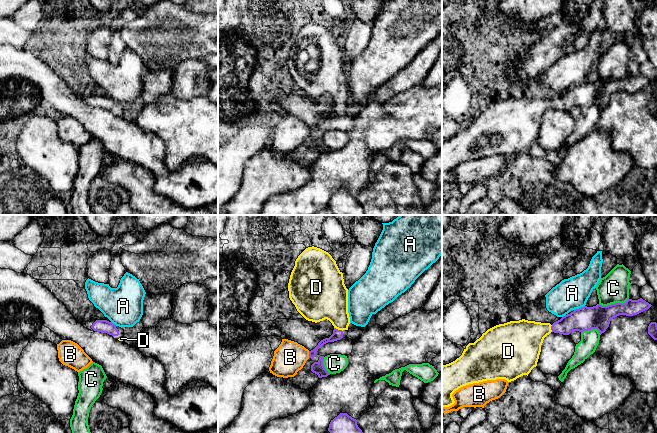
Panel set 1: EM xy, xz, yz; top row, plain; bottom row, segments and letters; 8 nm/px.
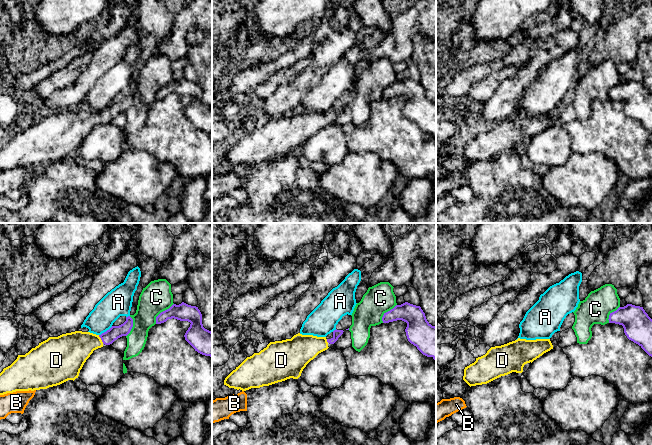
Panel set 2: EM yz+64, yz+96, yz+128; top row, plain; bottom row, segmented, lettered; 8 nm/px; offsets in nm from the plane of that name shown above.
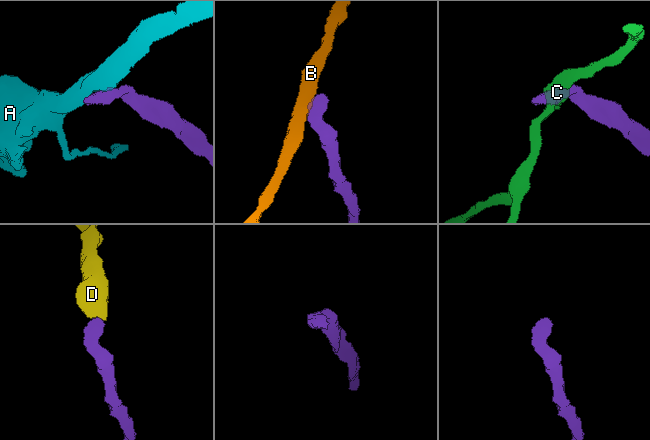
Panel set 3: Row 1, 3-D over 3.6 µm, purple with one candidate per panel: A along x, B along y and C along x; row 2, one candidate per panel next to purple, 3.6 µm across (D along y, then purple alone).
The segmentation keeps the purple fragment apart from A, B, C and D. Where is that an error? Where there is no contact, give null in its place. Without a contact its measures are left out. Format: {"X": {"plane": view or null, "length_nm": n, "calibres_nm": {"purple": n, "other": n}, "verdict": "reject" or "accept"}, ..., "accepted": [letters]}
{"A": {"plane": "yz", "length_nm": 100, "calibres_nm": {"purple": 190, "other": 260}, "verdict": "reject"}, "B": {"plane": "xz", "length_nm": 60, "calibres_nm": {"purple": 60, "other": 260}, "verdict": "reject"}, "C": {"plane": "yz", "length_nm": 240, "calibres_nm": {"purple": 190, "other": 240}, "verdict": "reject"}, "D": {"plane": "xz", "length_nm": 80, "calibres_nm": {"purple": 80, "other": 300}, "verdict": "accept"}, "accepted": ["D"]}

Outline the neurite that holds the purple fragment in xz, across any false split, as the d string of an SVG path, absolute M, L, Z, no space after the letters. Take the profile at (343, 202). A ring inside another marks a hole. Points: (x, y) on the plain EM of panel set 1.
M340 189L331 196L328 207L335 215L364 215L364 210L358 203L357 196L347 189Z

